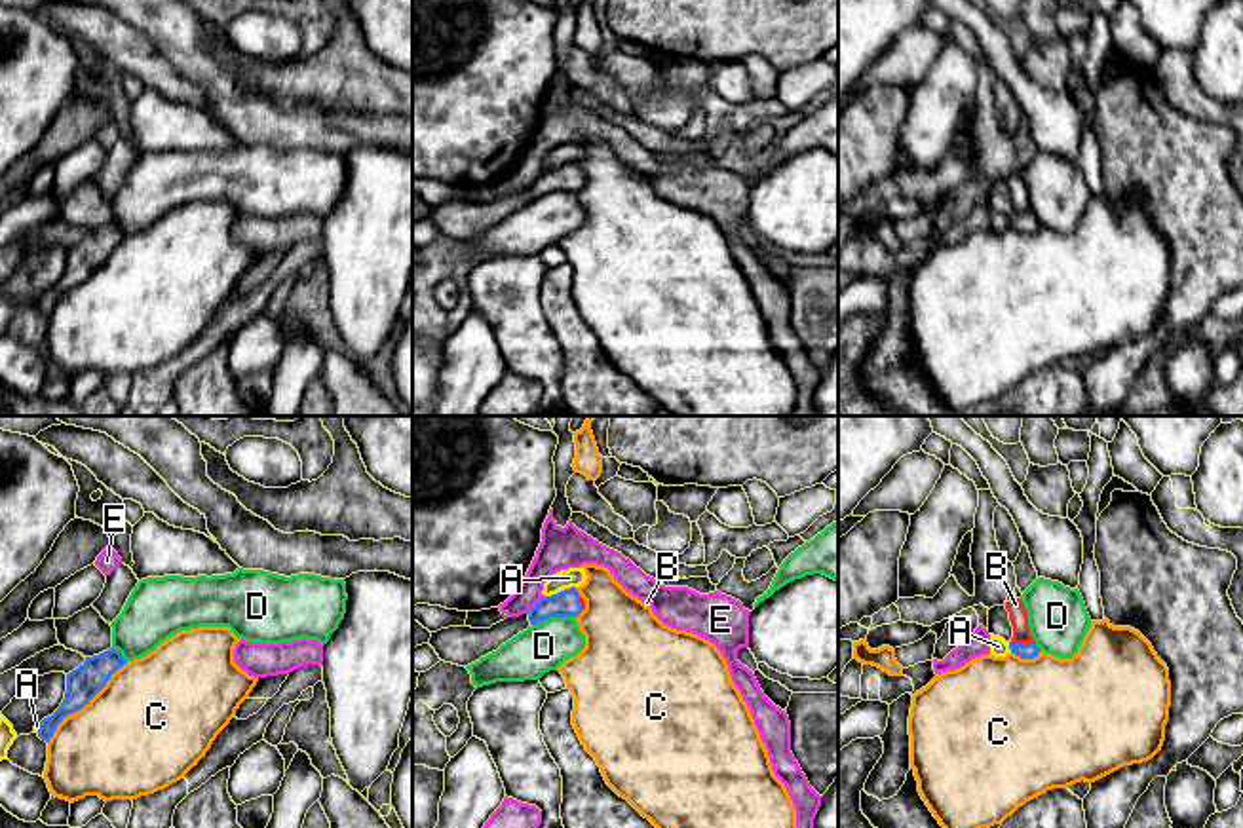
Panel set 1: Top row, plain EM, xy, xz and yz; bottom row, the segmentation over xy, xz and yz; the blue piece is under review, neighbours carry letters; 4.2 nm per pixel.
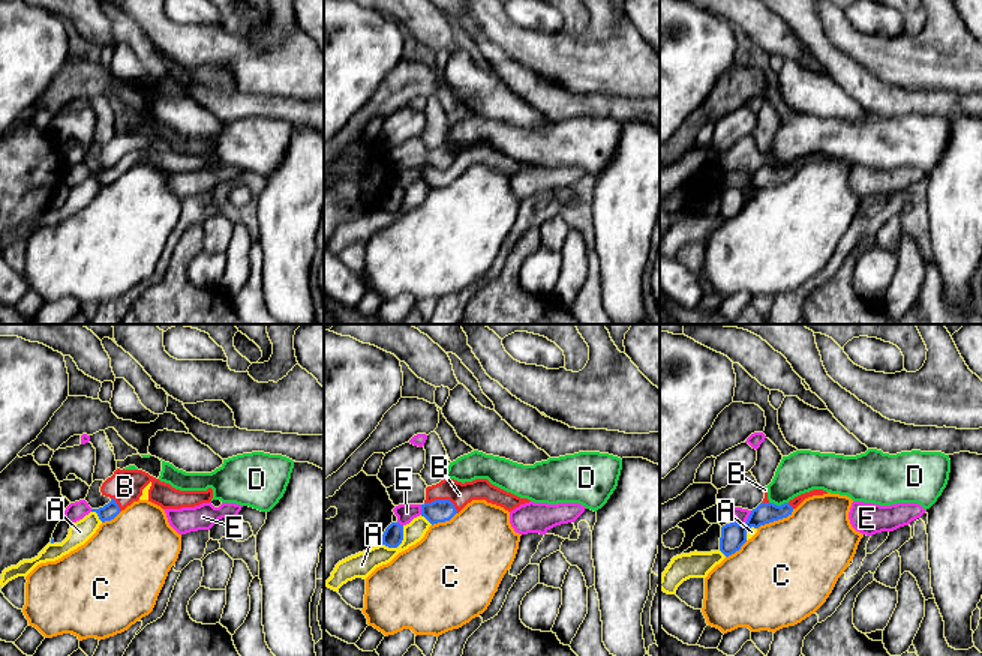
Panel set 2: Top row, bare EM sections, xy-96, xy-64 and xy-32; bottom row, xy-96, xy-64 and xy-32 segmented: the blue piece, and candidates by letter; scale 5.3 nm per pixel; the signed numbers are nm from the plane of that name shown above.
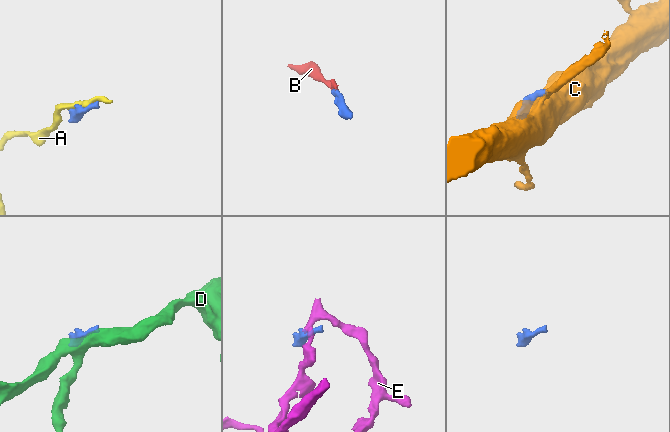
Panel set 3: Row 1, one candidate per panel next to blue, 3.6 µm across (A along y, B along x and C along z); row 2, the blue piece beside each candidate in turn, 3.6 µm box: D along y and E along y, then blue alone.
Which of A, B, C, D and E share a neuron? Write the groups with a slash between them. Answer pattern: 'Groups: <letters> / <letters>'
Groups: A / B / C / D / E

